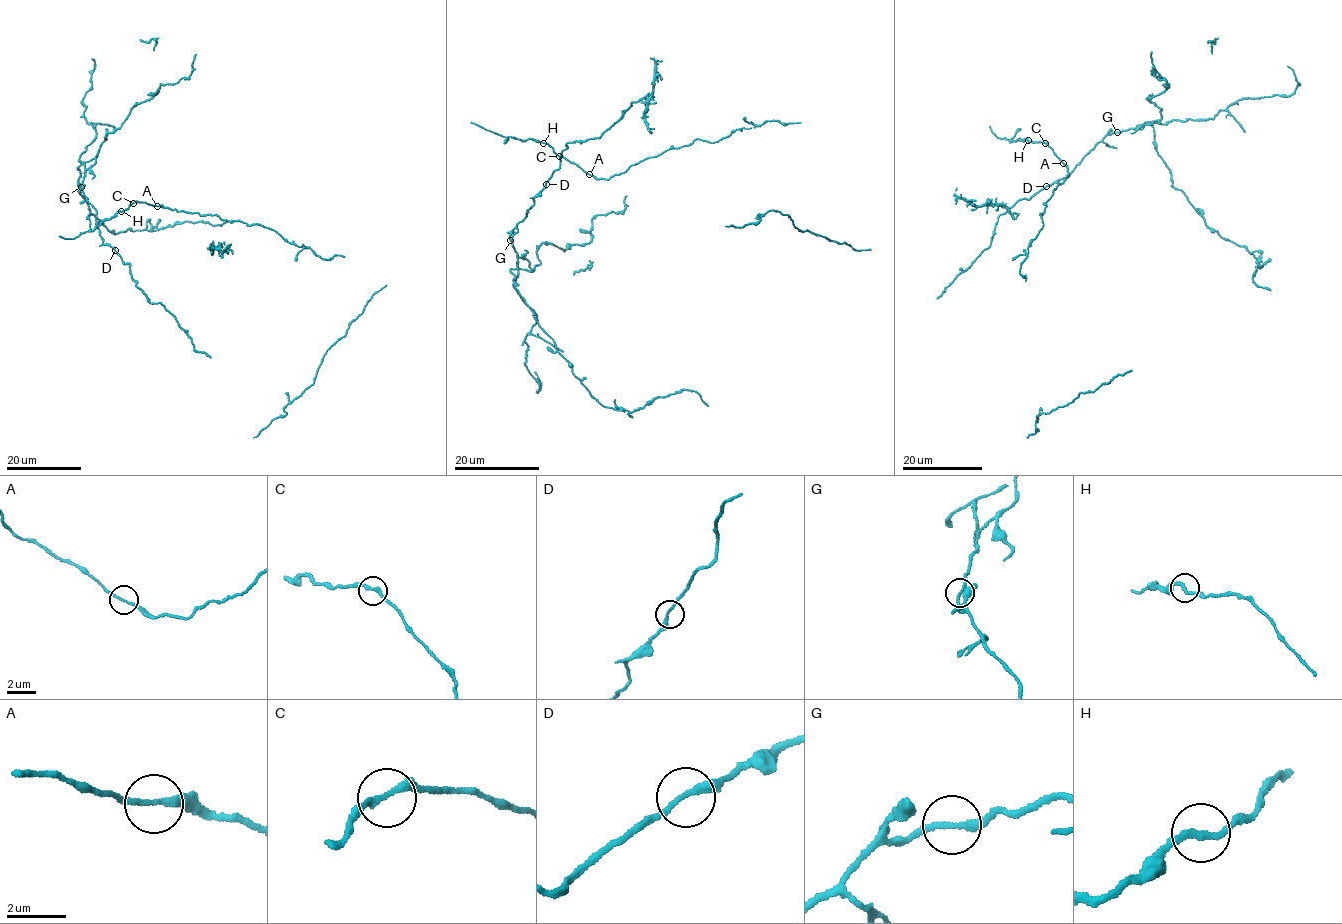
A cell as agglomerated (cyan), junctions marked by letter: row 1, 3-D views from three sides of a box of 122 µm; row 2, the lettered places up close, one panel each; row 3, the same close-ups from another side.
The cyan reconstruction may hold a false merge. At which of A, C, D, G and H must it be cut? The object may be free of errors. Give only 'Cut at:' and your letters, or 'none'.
Cut at: G

